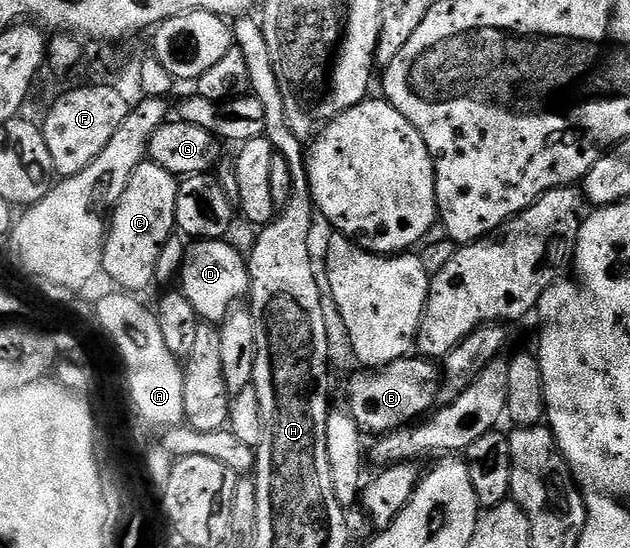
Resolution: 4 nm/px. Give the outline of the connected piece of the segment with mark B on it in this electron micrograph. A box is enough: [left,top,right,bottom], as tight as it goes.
[344,358,439,438]

